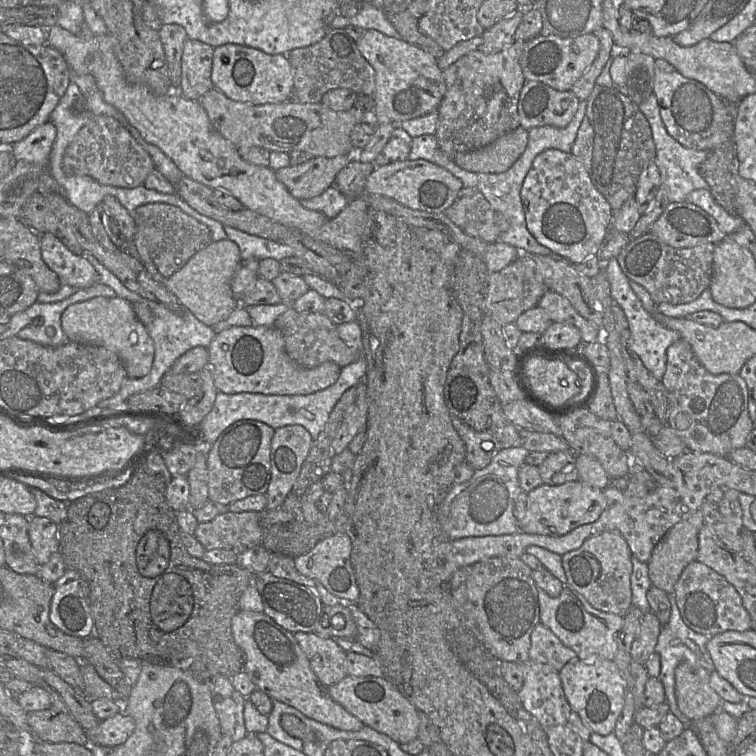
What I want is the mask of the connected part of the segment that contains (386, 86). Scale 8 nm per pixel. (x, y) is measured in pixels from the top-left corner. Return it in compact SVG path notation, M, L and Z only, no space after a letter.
M366 30L356 43L376 72L372 113L375 125L399 125L438 109L445 93L443 71L438 66L438 59L403 39L389 37L377 30Z

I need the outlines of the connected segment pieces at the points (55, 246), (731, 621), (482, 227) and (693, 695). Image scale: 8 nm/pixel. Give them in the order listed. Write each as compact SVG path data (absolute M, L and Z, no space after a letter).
M41 234L40 247L44 262L58 275L62 284L79 290L98 283L98 273L89 260L72 253L53 234Z
M693 561L685 567L675 585L675 595L683 621L695 632L714 636L725 631L751 629L751 617L737 590L722 575L701 562Z
M465 187L458 193L452 205L443 212L463 232L488 244L498 241L501 234L494 223L494 213L488 201L477 188Z
M681 662L675 669L675 695L679 710L690 720L698 720L722 711L721 697L710 685L710 672L689 662Z

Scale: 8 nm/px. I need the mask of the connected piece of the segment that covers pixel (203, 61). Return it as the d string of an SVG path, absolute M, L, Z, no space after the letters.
M187 39L181 59L181 82L179 94L189 100L200 99L212 88L214 47Z

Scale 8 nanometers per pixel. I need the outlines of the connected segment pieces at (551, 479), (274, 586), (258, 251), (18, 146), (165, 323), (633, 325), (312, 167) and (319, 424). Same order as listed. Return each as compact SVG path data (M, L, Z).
M571 450L549 454L538 466L543 483L554 486L578 481L576 457L577 455Z
M269 571L255 575L254 585L261 596L263 612L278 625L293 634L315 632L324 606L315 590L288 579L276 577Z
M227 225L223 228L228 239L238 245L241 261L252 257L258 260L273 258L281 261L284 258L295 256L294 250L283 242L251 235Z
M47 121L36 129L34 129L26 138L13 144L13 157L16 161L23 160L33 164L47 165L48 171L49 154L55 138L56 127L51 121Z
M148 301L153 313L153 320L146 325L146 330L154 344L154 359L150 372L142 378L127 377L120 390L111 398L101 401L97 406L104 409L124 409L129 396L144 392L160 385L162 377L170 370L173 363L188 350L203 346L208 348L216 333L213 328L199 321L189 310L182 308L180 311L171 311L161 303Z
M617 258L608 262L605 275L610 284L610 293L613 302L617 303L625 313L628 321L630 338L629 347L642 361L644 367L658 380L662 380L666 370L666 351L674 342L681 339L678 332L660 325L642 306L640 299L629 284L629 279L623 273Z
M353 151L353 154L345 154L336 157L312 157L309 161L299 164L299 165L290 165L285 168L278 169L276 172L276 177L280 182L282 182L288 191L298 200L306 200L316 196L321 195L325 190L329 187L333 186L339 172L352 160L357 159L355 157L355 153L359 153L360 151Z
M358 322L340 324L337 326L337 331L343 342L361 355L354 362L341 368L340 375L332 386L309 395L271 395L250 392L226 394L218 391L211 411L198 425L201 431L201 439L196 445L200 447L200 452L205 452L204 449L206 448L208 456L211 446L221 433L240 420L260 421L274 430L290 425L300 425L315 440L325 427L332 410L343 393L365 381L367 374L367 363L362 356L362 331Z

